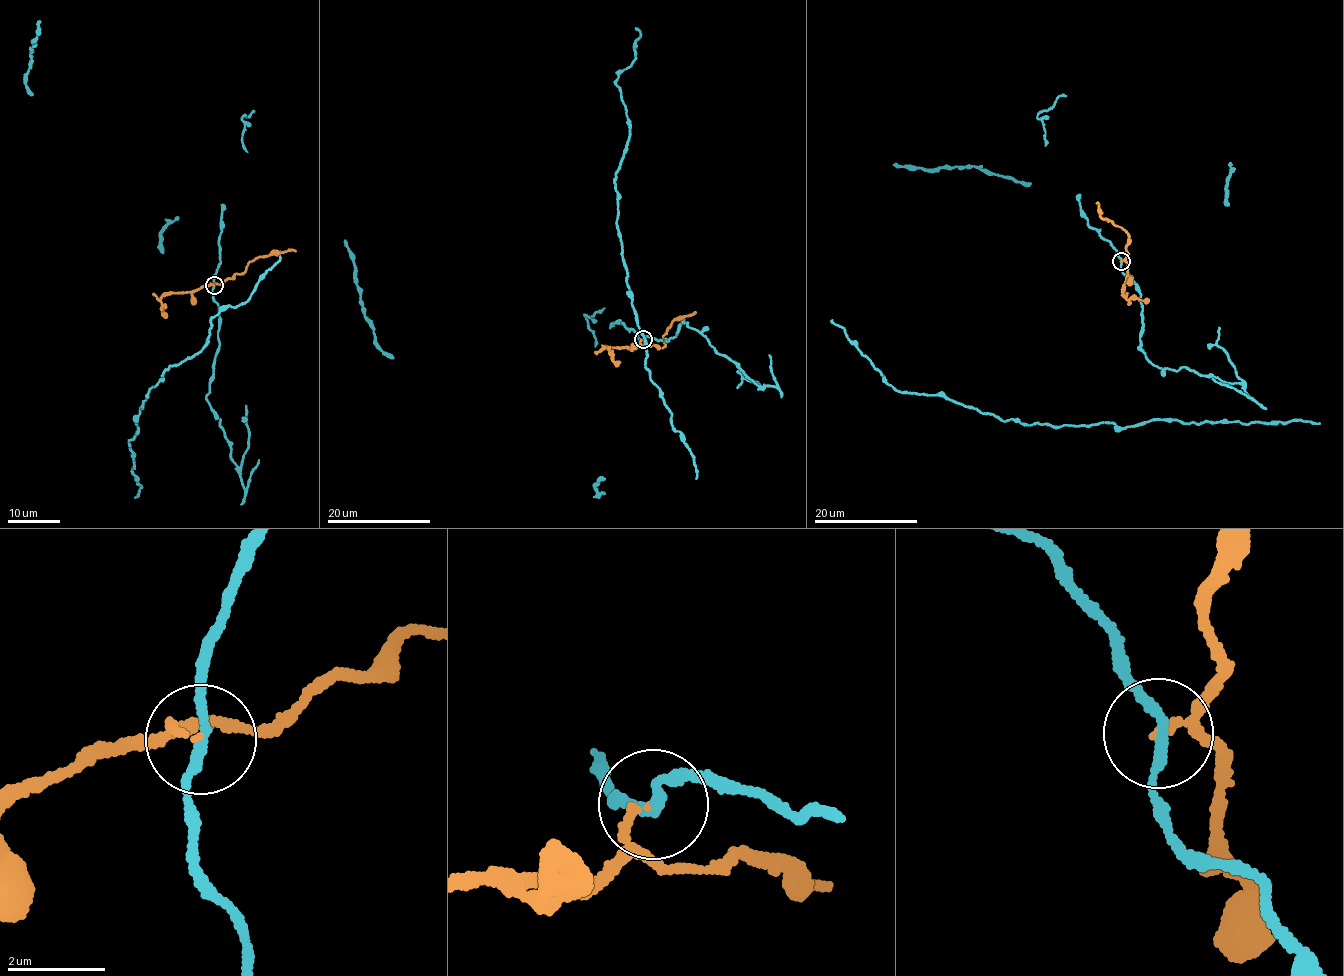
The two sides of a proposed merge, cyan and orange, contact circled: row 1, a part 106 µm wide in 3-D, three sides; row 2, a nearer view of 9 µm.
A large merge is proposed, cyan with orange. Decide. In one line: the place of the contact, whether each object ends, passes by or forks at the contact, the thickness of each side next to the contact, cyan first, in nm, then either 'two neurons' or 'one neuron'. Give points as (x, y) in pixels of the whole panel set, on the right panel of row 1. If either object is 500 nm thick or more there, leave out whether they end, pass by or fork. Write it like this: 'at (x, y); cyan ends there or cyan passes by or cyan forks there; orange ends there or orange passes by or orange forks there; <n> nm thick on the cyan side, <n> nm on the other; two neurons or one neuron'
at (1121, 261); cyan passes by; orange ends there; 200 nm thick on the cyan side, 150 nm on the other; two neurons

